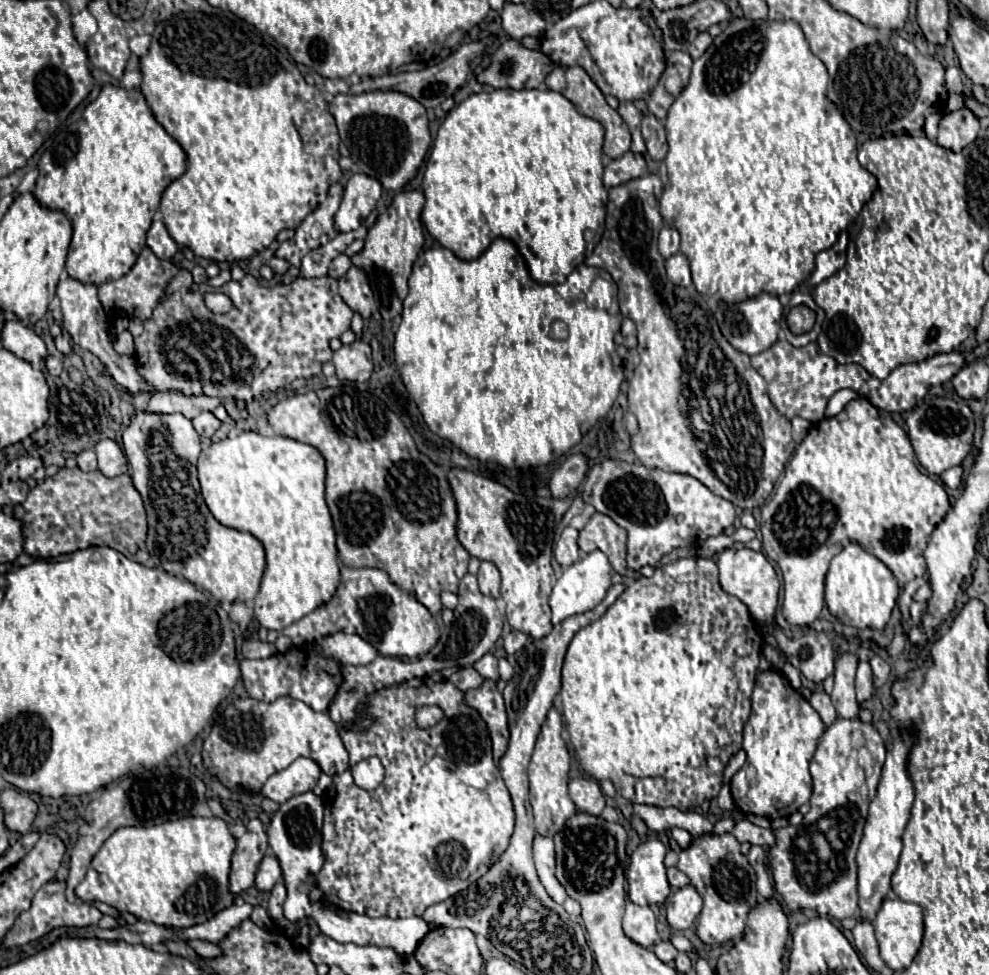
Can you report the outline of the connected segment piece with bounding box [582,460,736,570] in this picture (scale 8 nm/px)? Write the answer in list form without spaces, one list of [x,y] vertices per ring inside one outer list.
[[[604,460],[594,464],[586,476],[582,486],[582,498],[586,504],[592,504],[600,514],[610,516],[618,526],[626,528],[628,532],[628,566],[632,570],[640,570],[642,566],[654,566],[660,558],[674,548],[702,544],[708,536],[722,534],[724,528],[734,524],[736,510],[734,504],[712,494],[702,482],[686,474],[672,474],[658,468],[646,468],[642,464],[628,464],[618,460]]]

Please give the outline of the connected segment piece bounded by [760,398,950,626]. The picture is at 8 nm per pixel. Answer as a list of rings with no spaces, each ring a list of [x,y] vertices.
[[[866,398],[852,400],[838,416],[824,418],[814,424],[808,436],[798,444],[772,500],[762,508],[760,522],[764,552],[782,570],[782,614],[790,624],[812,624],[822,612],[828,564],[840,552],[844,538],[854,540],[862,548],[870,550],[892,570],[900,584],[926,574],[922,550],[926,548],[934,526],[950,508],[950,502],[942,484],[922,474],[912,458],[914,448],[906,430],[898,426],[890,414],[874,408]]]

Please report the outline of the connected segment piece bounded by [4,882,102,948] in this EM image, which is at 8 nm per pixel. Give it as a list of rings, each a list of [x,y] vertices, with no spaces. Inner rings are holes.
[[[48,882],[44,884],[34,900],[32,900],[32,906],[28,912],[22,912],[16,922],[14,922],[14,928],[6,934],[4,938],[4,946],[6,948],[16,948],[16,946],[24,946],[32,940],[38,940],[42,938],[44,934],[56,930],[56,928],[62,928],[62,926],[72,926],[72,928],[84,928],[84,926],[96,926],[102,918],[102,912],[94,906],[88,906],[88,904],[70,904],[64,896],[64,882]]]

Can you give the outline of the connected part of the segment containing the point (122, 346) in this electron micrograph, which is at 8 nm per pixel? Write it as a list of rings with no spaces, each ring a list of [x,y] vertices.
[[[124,330],[122,334],[116,334],[116,336],[114,336],[114,348],[116,348],[116,352],[120,352],[120,354],[134,356],[134,340],[132,340],[132,334],[130,334],[128,330]]]

